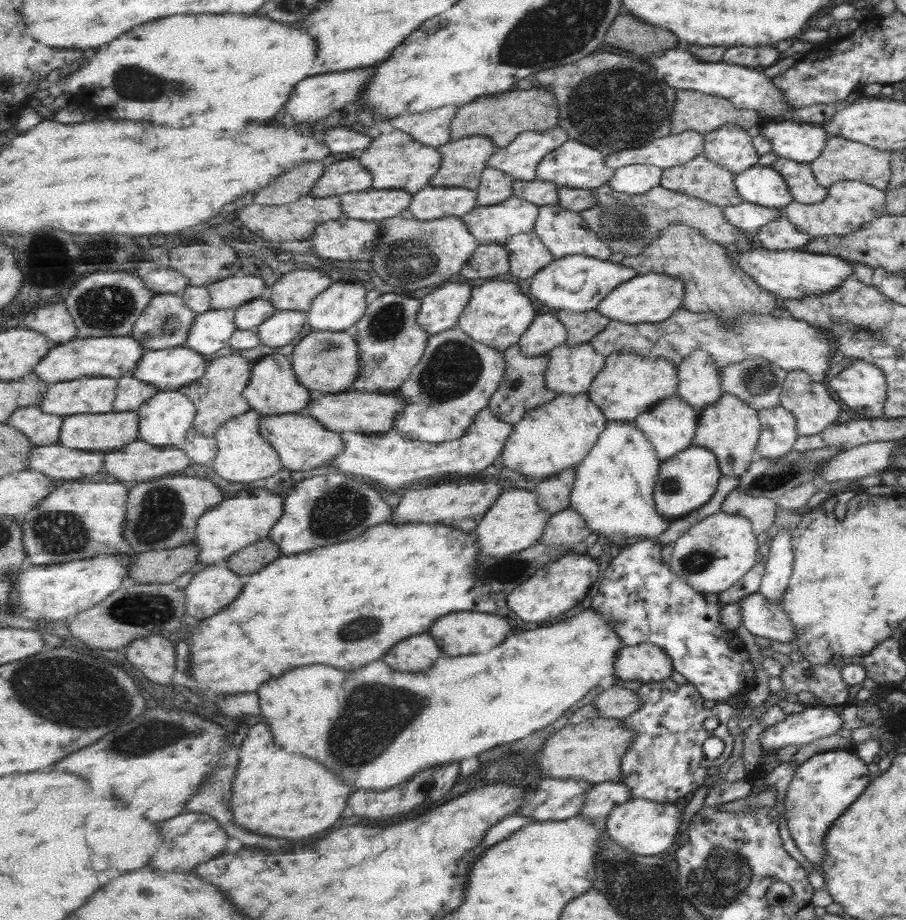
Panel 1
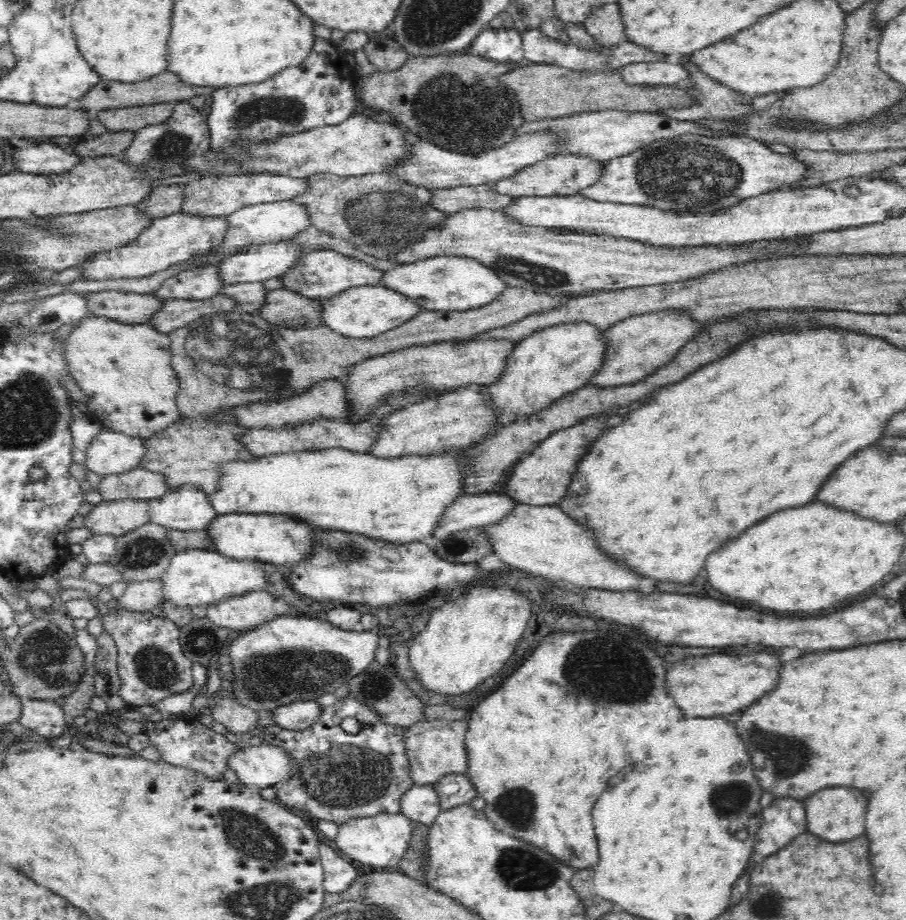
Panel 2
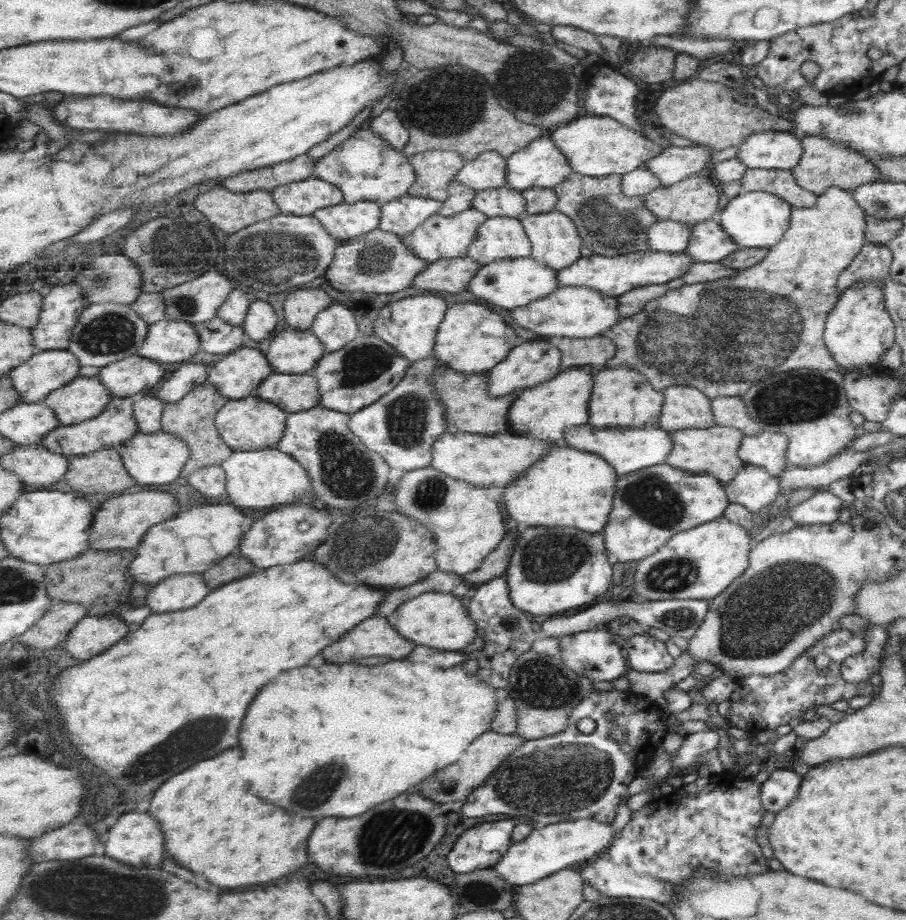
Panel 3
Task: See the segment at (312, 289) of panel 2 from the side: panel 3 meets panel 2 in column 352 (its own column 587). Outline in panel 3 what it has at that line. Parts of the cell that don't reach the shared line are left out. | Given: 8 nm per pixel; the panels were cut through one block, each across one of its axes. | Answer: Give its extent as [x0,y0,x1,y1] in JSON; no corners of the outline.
[559,250,691,298]

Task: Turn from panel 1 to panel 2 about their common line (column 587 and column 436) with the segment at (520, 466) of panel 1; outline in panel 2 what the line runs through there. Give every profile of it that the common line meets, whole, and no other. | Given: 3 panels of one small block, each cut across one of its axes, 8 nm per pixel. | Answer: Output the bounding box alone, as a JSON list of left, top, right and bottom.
[370,388,496,458]

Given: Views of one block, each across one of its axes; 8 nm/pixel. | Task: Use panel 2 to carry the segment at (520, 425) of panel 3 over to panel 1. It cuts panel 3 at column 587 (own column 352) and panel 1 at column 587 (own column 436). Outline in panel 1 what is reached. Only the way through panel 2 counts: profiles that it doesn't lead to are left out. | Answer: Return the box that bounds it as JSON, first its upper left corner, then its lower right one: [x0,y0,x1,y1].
[547,342,605,396]

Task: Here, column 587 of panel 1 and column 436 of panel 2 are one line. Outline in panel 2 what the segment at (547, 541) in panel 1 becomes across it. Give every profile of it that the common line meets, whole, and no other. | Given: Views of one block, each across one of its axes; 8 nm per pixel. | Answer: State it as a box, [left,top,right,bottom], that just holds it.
[434,494,520,538]

